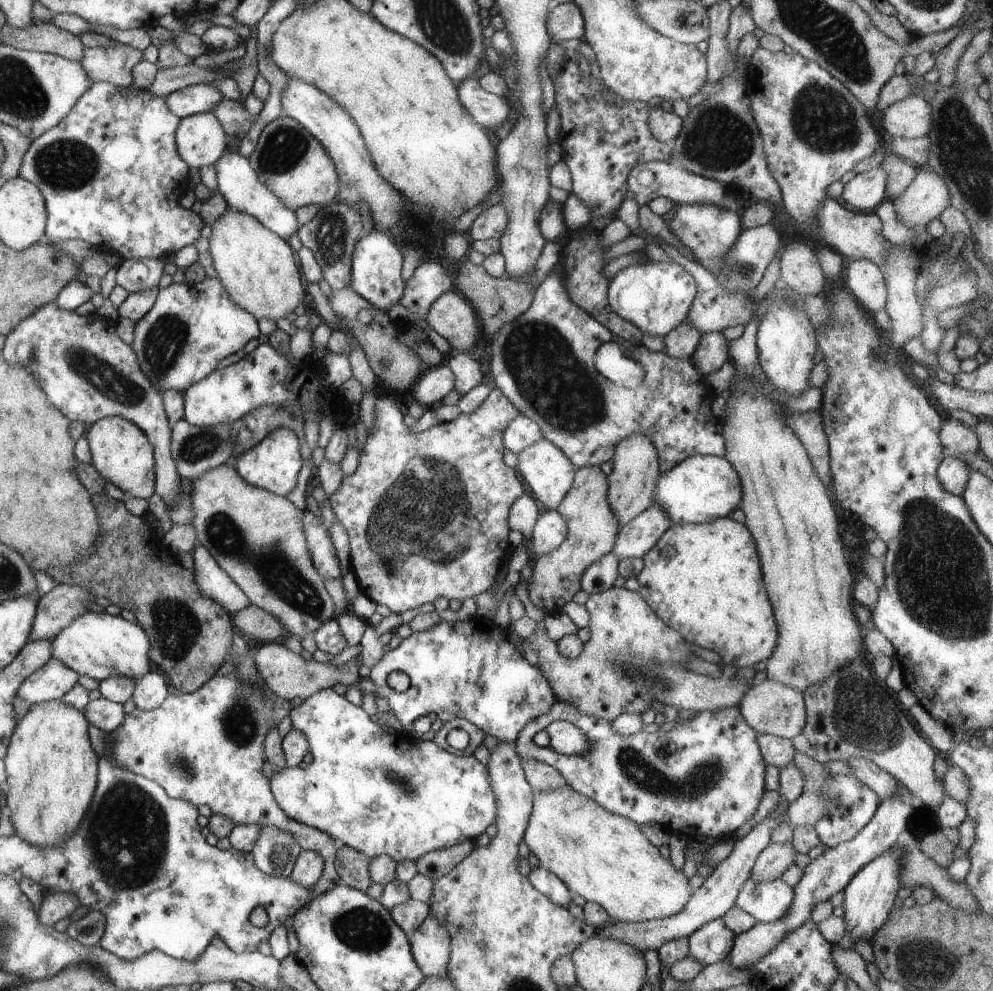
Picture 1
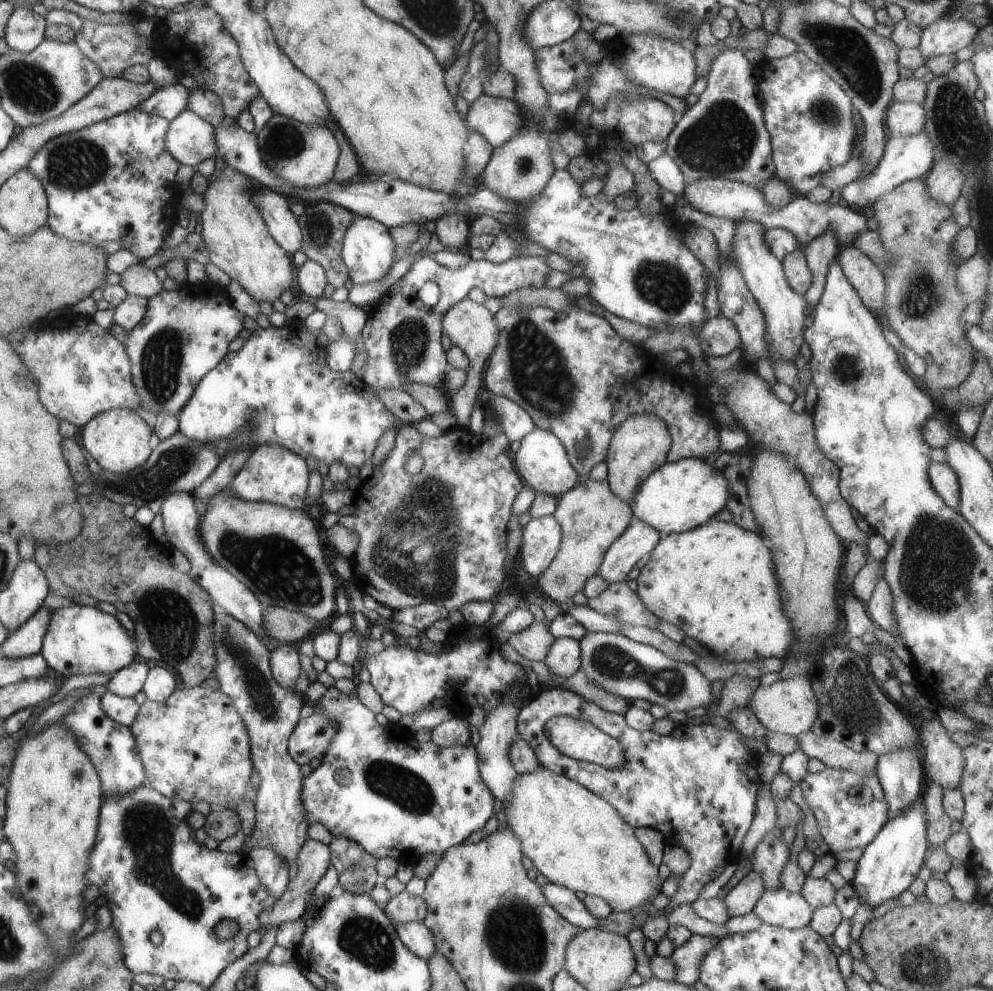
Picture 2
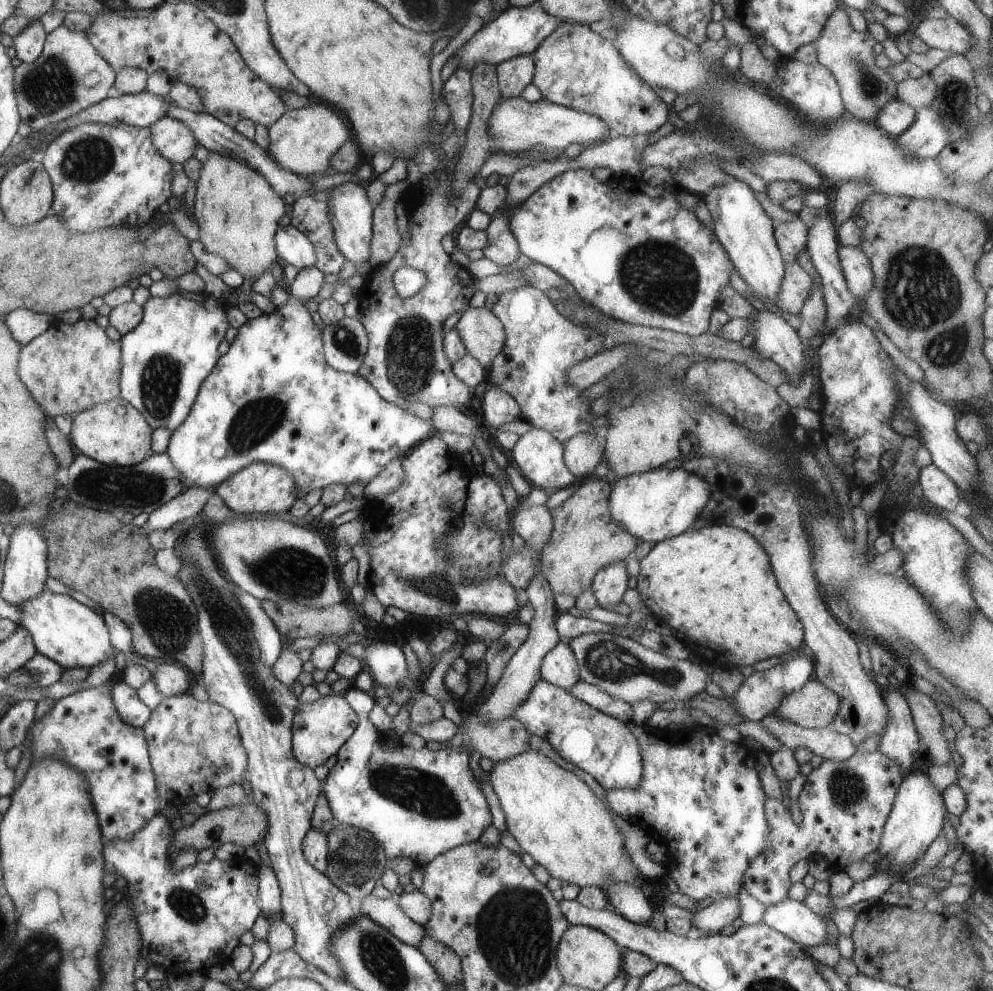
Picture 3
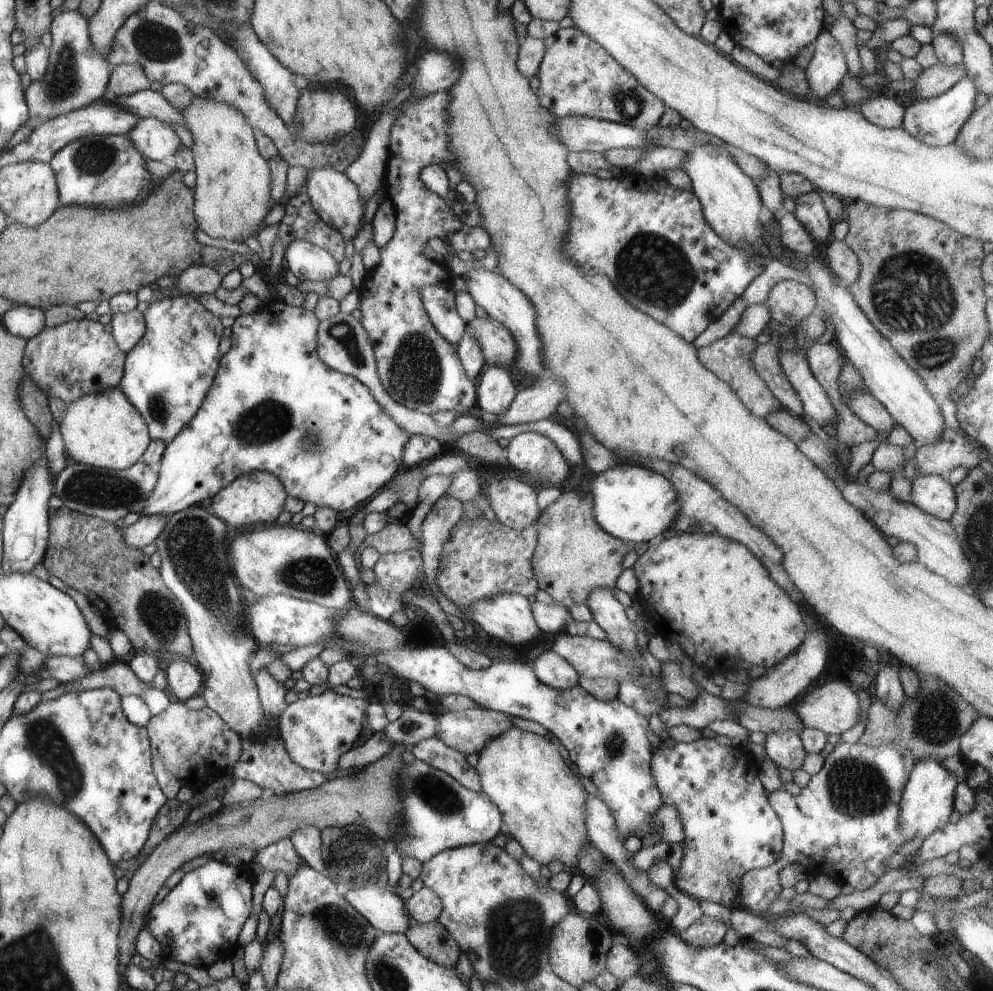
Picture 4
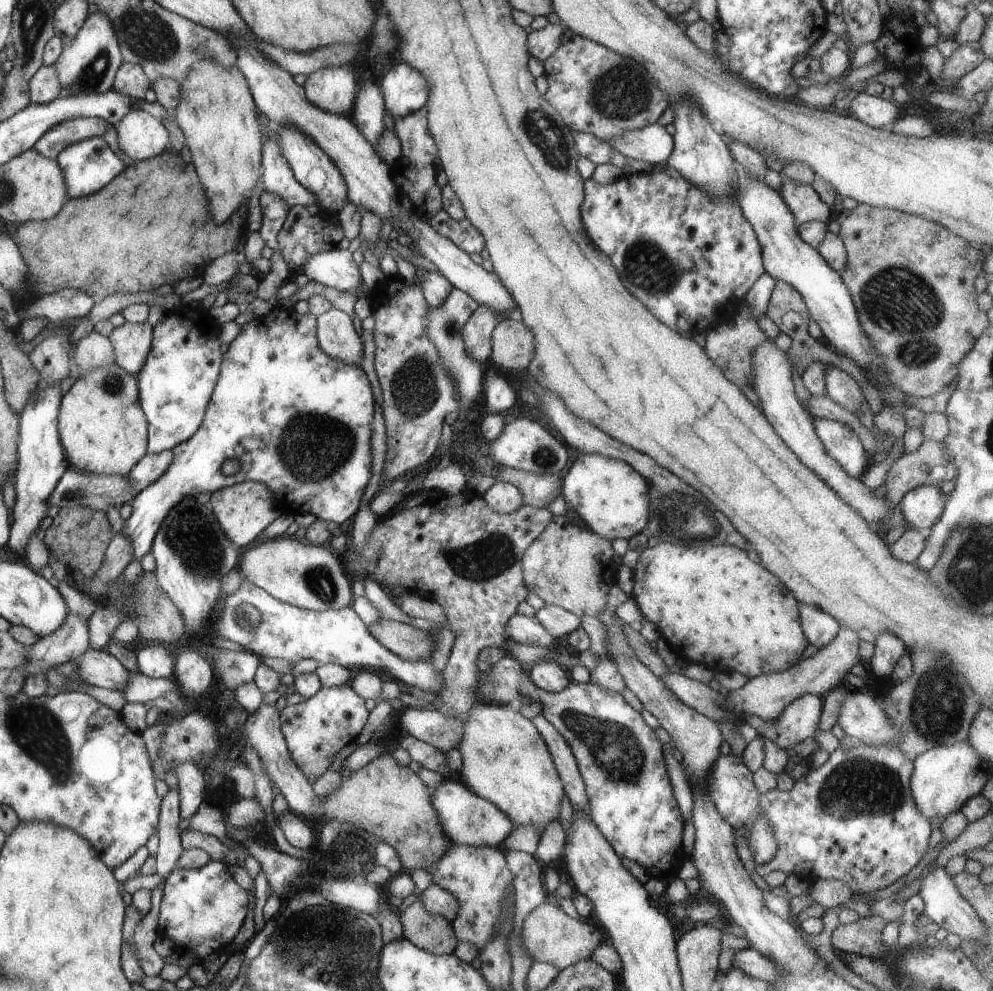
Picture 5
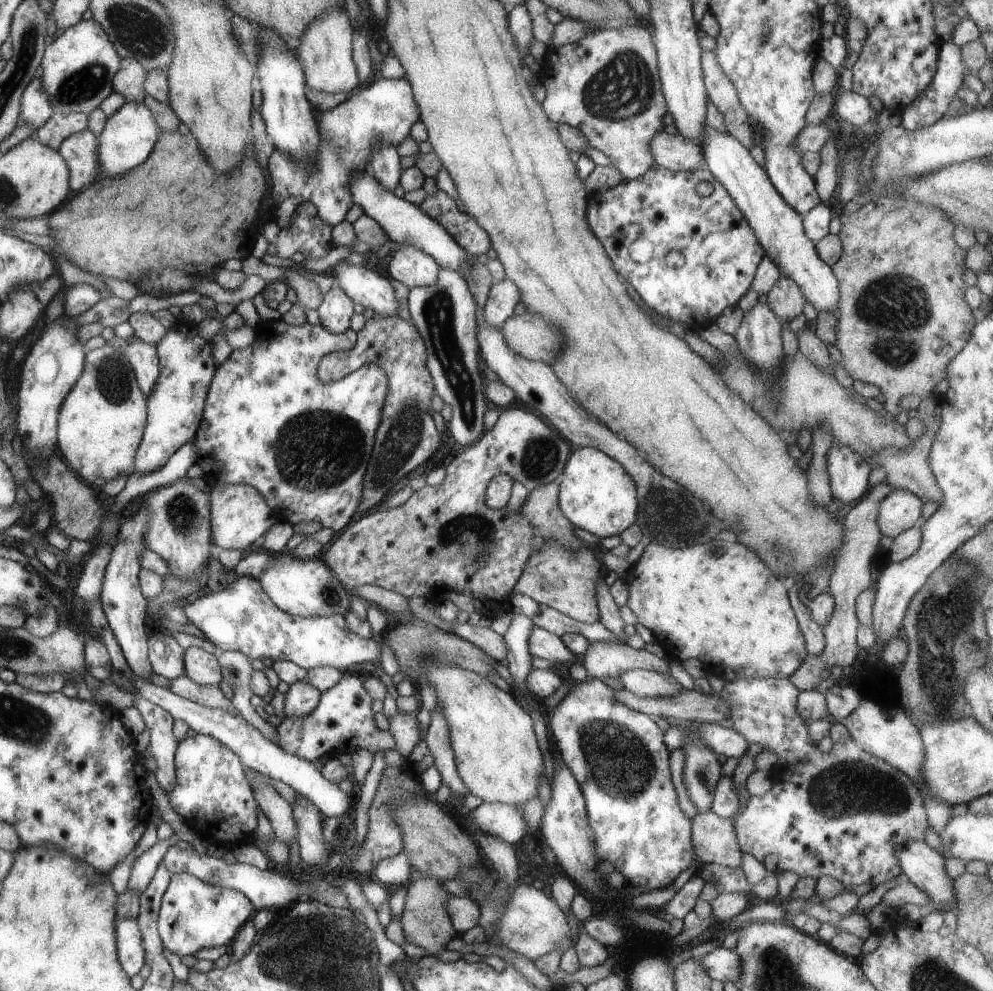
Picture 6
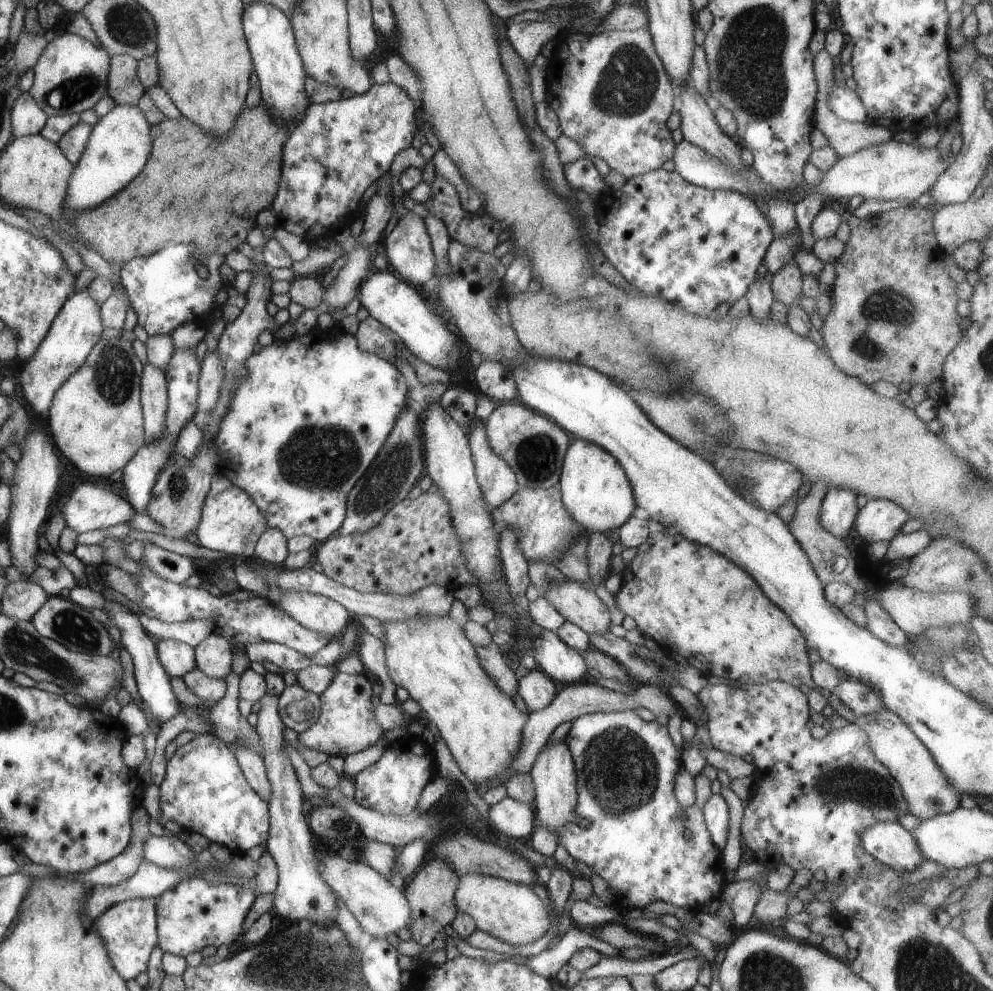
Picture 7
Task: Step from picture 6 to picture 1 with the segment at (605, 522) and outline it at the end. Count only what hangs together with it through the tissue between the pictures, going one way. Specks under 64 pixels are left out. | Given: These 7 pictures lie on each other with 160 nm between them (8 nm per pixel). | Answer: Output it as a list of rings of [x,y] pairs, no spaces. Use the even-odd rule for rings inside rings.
[[[695,455],[686,458],[683,462],[670,468],[668,472],[662,472],[658,478],[658,486],[654,490],[654,503],[666,516],[670,516],[672,524],[702,524],[728,517],[735,510],[742,499],[742,488],[738,474],[726,458],[712,455]]]

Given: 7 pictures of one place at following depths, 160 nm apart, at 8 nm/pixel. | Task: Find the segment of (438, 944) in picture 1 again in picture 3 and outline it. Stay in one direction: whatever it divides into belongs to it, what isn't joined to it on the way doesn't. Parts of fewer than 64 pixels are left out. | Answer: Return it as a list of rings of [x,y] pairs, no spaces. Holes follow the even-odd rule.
[[[372,894],[367,895],[361,901],[361,912],[380,926],[386,927],[390,934],[407,945],[418,947],[426,935],[422,925],[410,920],[399,909],[395,898],[379,899]]]

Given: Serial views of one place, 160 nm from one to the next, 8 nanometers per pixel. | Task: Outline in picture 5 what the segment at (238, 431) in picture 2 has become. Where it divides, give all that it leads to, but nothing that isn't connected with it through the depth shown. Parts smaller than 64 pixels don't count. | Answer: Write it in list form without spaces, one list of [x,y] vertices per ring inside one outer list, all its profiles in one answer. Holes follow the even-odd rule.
[[[274,304],[269,314],[256,317],[251,322],[241,326],[240,334],[234,338],[229,344],[228,350],[226,350],[212,398],[199,430],[192,438],[171,448],[173,459],[168,470],[156,482],[149,484],[132,499],[133,511],[130,518],[125,520],[122,532],[125,537],[130,539],[133,548],[133,559],[142,559],[145,554],[152,551],[153,540],[156,538],[157,532],[161,530],[161,524],[166,516],[187,496],[196,497],[201,492],[214,493],[242,481],[258,481],[266,484],[274,495],[277,508],[282,514],[296,516],[309,512],[315,514],[318,519],[336,522],[339,526],[345,527],[359,511],[364,489],[370,478],[372,478],[372,450],[370,449],[372,444],[370,442],[372,442],[372,420],[374,420],[375,406],[372,388],[362,368],[345,365],[322,352],[317,341],[317,316],[310,312],[301,315],[294,311],[294,308]]]

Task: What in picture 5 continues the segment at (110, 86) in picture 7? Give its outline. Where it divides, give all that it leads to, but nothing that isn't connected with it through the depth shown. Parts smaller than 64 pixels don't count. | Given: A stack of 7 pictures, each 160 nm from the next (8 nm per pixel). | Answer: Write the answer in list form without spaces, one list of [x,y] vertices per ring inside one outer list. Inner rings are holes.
[[[122,63],[116,71],[113,89],[137,100],[144,99],[146,92],[152,86],[139,64]]]

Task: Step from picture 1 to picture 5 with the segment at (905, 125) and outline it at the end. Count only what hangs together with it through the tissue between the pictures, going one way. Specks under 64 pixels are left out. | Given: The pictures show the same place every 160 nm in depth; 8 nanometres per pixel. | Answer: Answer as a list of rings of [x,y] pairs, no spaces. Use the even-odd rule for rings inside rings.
[[[864,91],[849,95],[848,103],[847,113],[876,128],[891,128],[895,120],[900,117],[900,110],[893,100],[868,95]]]

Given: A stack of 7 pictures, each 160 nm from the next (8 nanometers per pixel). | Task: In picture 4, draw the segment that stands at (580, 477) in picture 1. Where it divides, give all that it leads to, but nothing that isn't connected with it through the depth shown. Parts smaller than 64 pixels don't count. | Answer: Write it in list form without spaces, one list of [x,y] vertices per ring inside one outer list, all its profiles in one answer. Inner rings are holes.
[[[581,488],[562,492],[560,497],[541,512],[537,523],[537,547],[533,571],[539,588],[566,608],[587,601],[595,588],[615,587],[623,571],[622,560],[634,548],[599,526],[593,509],[593,496]]]

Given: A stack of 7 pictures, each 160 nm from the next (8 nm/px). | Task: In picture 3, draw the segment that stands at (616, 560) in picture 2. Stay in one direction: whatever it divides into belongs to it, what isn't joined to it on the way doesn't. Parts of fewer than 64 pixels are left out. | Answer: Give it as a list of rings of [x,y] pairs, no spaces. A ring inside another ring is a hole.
[[[626,559],[617,560],[595,574],[591,589],[599,607],[613,611],[613,608],[622,602],[624,592],[629,589],[626,562]]]

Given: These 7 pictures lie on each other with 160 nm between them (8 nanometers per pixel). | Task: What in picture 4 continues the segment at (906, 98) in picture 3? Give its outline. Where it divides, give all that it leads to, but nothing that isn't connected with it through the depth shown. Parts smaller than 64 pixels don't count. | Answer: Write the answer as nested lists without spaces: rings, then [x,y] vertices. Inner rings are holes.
[[[938,62],[930,68],[923,69],[914,81],[913,94],[922,100],[940,96],[966,76],[963,63],[948,66]]]

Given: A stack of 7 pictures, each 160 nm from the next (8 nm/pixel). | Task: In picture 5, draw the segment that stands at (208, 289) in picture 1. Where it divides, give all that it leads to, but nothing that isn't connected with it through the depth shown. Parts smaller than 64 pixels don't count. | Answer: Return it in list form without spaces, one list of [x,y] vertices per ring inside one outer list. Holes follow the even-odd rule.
[[[188,303],[167,313],[153,327],[148,358],[135,377],[148,418],[148,453],[170,451],[192,438],[203,423],[223,361],[216,332],[220,332],[216,318]]]

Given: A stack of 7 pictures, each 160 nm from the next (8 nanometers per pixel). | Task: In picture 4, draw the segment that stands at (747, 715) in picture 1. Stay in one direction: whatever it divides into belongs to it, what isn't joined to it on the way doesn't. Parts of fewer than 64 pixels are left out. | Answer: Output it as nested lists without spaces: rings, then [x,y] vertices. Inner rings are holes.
[[[830,680],[822,686],[814,688],[812,692],[804,694],[804,697],[791,704],[794,712],[802,721],[804,728],[816,729],[827,735],[840,736],[846,730],[850,730],[860,714],[860,700],[856,696],[856,689],[846,680]]]

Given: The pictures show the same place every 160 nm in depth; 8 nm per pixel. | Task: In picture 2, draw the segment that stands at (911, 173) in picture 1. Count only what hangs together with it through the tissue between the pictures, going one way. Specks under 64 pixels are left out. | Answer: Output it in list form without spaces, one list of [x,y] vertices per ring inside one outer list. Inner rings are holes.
[[[924,179],[908,180],[894,190],[880,196],[873,204],[874,217],[878,220],[877,234],[890,256],[890,266],[884,272],[886,282],[886,326],[900,337],[902,343],[926,361],[926,372],[921,380],[928,388],[929,395],[944,396],[943,391],[958,388],[974,368],[974,346],[966,338],[966,323],[961,321],[966,310],[967,299],[956,286],[956,258],[952,249],[954,240],[962,226],[954,220],[954,210],[948,204],[940,204],[930,198]]]

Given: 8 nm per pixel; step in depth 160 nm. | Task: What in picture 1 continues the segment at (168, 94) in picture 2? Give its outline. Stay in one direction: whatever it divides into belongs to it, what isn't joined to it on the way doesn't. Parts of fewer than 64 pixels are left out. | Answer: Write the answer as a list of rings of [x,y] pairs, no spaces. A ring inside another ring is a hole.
[[[192,84],[166,96],[169,108],[180,118],[197,113],[213,113],[223,99],[226,98],[221,89],[208,84]]]

